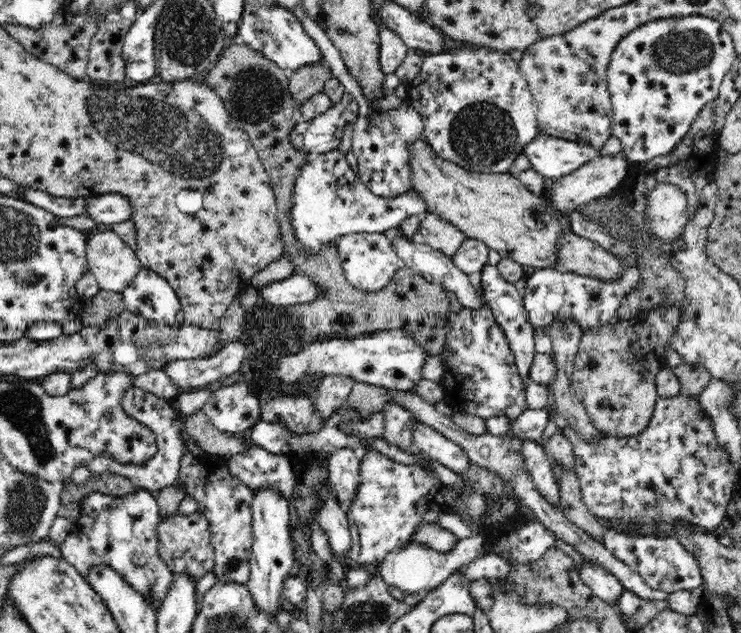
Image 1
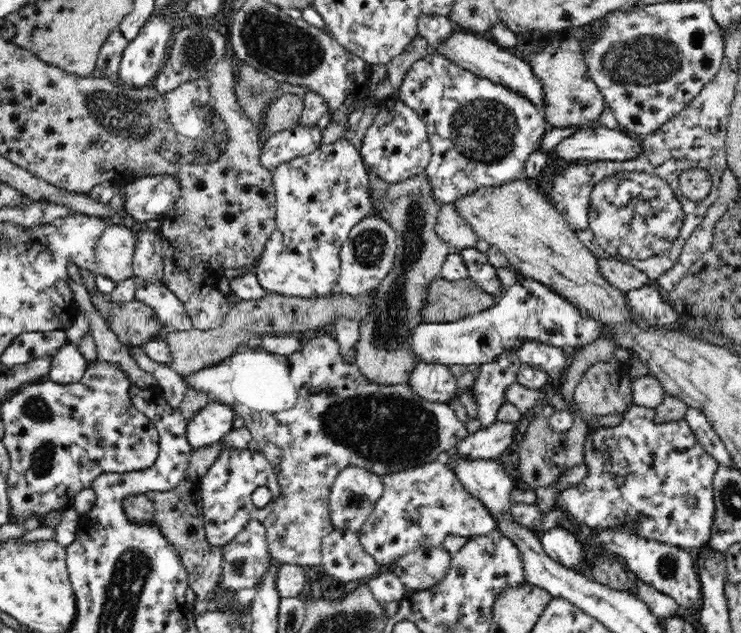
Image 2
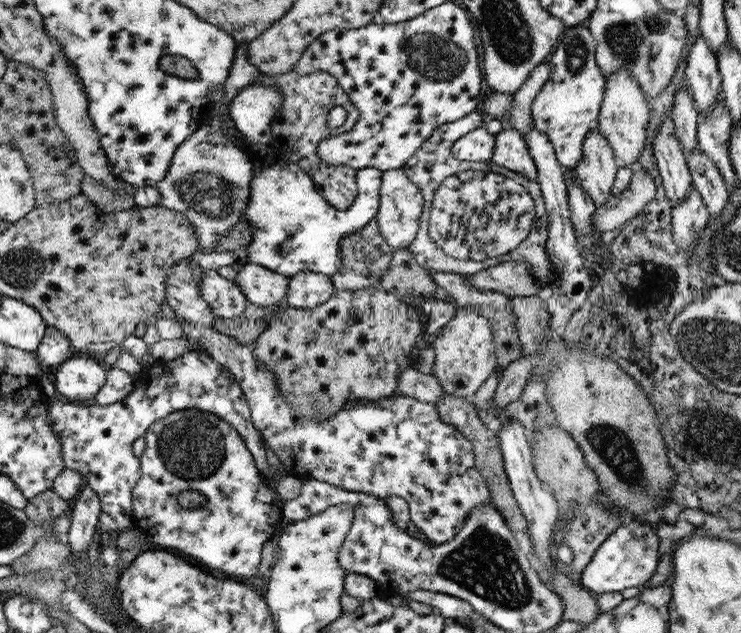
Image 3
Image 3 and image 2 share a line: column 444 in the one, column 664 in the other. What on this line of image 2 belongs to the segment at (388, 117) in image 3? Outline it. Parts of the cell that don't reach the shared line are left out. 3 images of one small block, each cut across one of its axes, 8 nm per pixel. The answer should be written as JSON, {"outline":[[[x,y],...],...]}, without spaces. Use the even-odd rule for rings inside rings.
{"outline":[[[682,1],[633,5],[614,10],[606,17],[591,22],[591,26],[599,28],[599,33],[594,33],[591,39],[588,37],[581,44],[583,59],[587,61],[590,79],[604,95],[605,110],[612,112],[620,129],[638,139],[654,132],[687,107],[716,77],[725,57],[725,38],[715,20],[708,2]]]}

